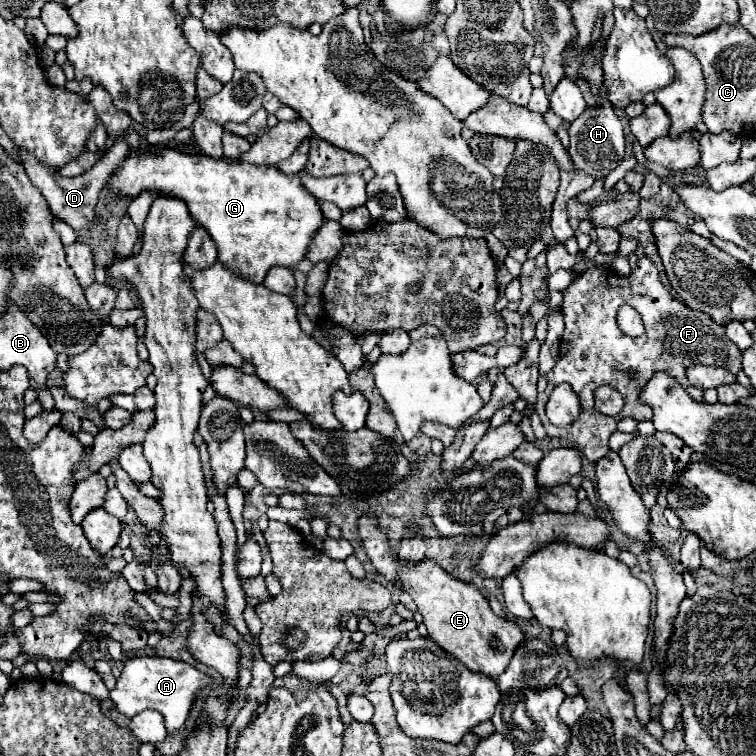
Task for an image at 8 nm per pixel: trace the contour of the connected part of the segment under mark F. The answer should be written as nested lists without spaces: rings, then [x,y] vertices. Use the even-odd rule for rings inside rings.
[[[638,258],[636,270],[630,272],[630,276],[620,278],[614,274],[612,268],[600,268],[590,262],[588,270],[584,274],[578,274],[574,282],[562,292],[564,302],[562,302],[562,314],[566,322],[566,330],[560,340],[560,358],[556,366],[548,372],[548,386],[544,392],[538,394],[536,402],[536,414],[540,416],[546,432],[550,438],[562,438],[566,440],[572,448],[576,448],[582,456],[586,456],[590,462],[600,460],[606,456],[608,448],[608,438],[612,432],[616,432],[616,422],[624,416],[632,416],[636,420],[650,420],[652,410],[646,404],[640,404],[638,400],[638,390],[652,372],[668,372],[680,380],[680,384],[686,388],[686,392],[694,398],[700,400],[702,394],[698,388],[690,386],[686,380],[686,368],[692,364],[710,364],[710,366],[720,366],[734,376],[742,370],[742,352],[734,342],[730,342],[724,334],[724,326],[716,324],[710,320],[708,314],[690,310],[688,306],[680,304],[658,280],[658,270],[652,260],[648,258]],[[620,306],[632,306],[636,312],[640,312],[646,332],[638,338],[630,338],[620,332],[616,326],[616,312]],[[628,370],[636,372],[636,378],[628,376]],[[568,382],[574,392],[580,398],[582,412],[574,420],[574,424],[566,428],[556,428],[548,422],[544,414],[546,400],[552,392],[554,386]],[[598,386],[612,386],[620,392],[624,398],[624,408],[618,416],[602,416],[596,406],[594,406],[594,390]]]

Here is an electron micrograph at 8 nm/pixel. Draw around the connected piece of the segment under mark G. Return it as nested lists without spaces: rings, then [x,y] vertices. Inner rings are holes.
[[[166,148],[158,154],[132,152],[114,172],[110,184],[116,194],[132,198],[136,198],[144,190],[158,190],[166,196],[182,198],[188,204],[188,210],[194,216],[194,220],[200,226],[204,226],[212,236],[212,240],[216,242],[218,260],[224,262],[224,266],[228,266],[232,272],[254,284],[262,284],[266,274],[274,266],[292,268],[300,260],[304,260],[314,234],[326,220],[320,210],[320,202],[302,186],[298,174],[284,174],[276,166],[254,166],[248,162],[236,162],[226,158],[214,160],[198,152],[188,154],[172,148]]]

